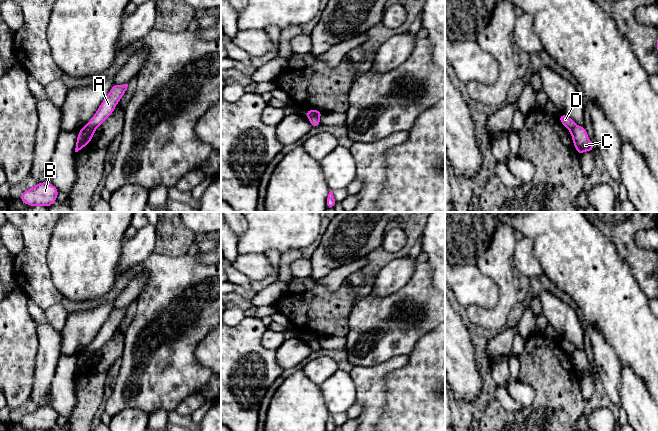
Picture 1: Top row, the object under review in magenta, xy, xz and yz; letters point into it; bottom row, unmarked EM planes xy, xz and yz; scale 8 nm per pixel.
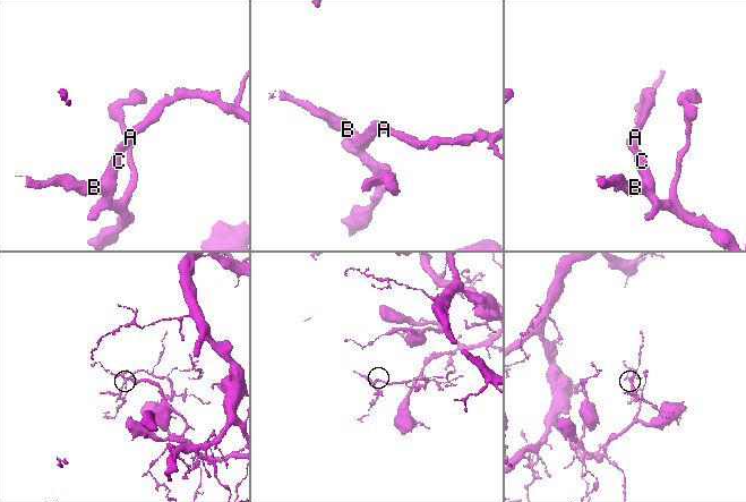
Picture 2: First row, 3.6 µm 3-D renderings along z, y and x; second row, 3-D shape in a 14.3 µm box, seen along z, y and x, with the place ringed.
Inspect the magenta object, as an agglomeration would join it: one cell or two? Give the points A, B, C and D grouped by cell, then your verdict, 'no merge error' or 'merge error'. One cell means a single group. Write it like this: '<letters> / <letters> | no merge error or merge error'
A D / B C | merge error

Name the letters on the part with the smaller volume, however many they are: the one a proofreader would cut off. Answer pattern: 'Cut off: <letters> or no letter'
Cut off: B, C

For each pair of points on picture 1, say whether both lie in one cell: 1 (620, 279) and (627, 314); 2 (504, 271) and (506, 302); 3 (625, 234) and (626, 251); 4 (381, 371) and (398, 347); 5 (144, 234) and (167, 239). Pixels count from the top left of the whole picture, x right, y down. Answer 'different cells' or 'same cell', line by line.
1: same cell
2: same cell
3: same cell
4: different cells
5: different cells

